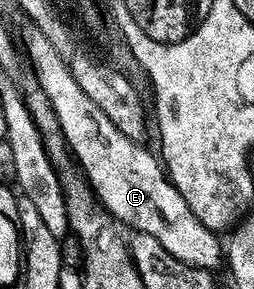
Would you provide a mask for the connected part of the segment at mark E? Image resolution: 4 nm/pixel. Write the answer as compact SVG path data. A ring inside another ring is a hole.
M25 18L19 24L19 36L29 59L31 66L36 74L36 78L50 104L53 106L54 113L57 114L60 137L64 139L64 145L68 148L70 155L79 162L78 167L83 171L88 185L92 188L99 204L104 208L108 215L111 215L118 223L122 222L131 227L132 231L147 233L157 239L163 251L173 255L178 261L185 262L188 267L206 272L219 264L222 265L225 250L220 237L208 230L201 223L195 214L189 209L185 198L171 184L166 177L162 163L145 148L142 143L134 142L122 134L111 123L95 102L81 90L75 78L70 74L68 61L57 52L55 46L47 39L42 30L31 19Z

